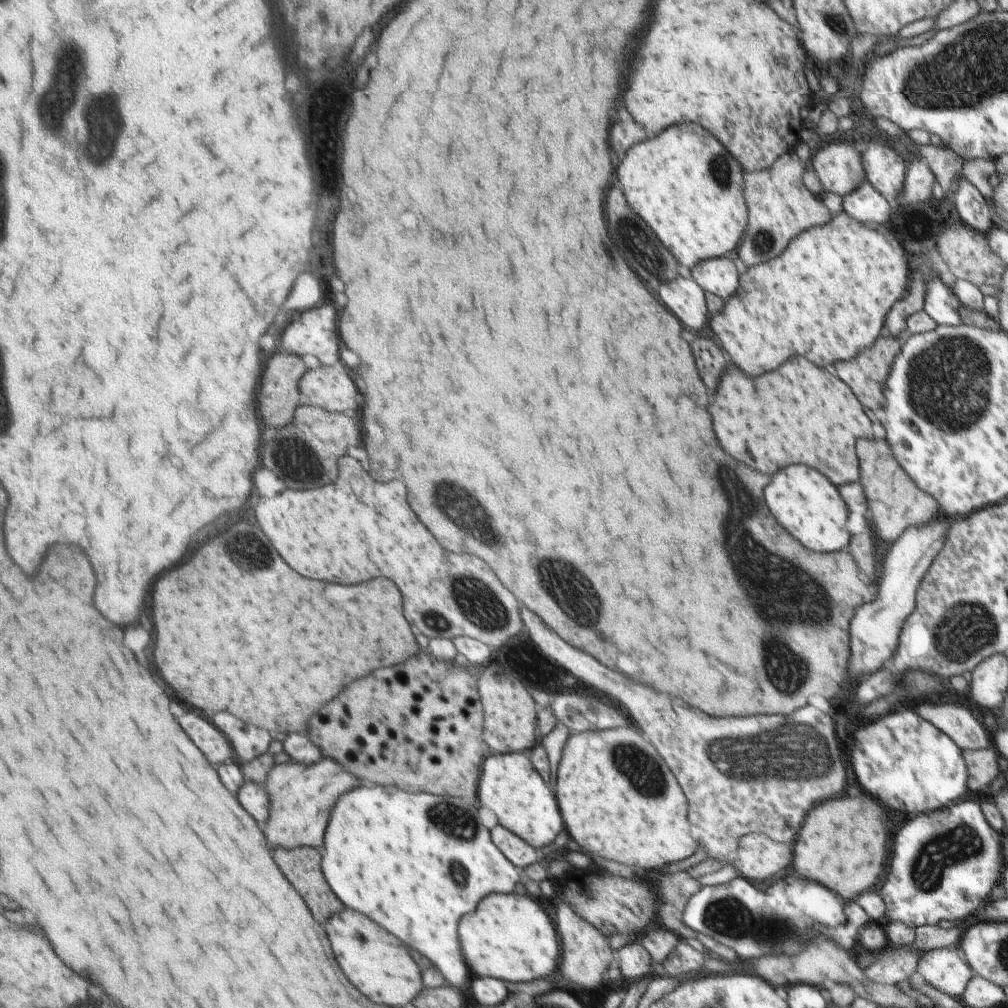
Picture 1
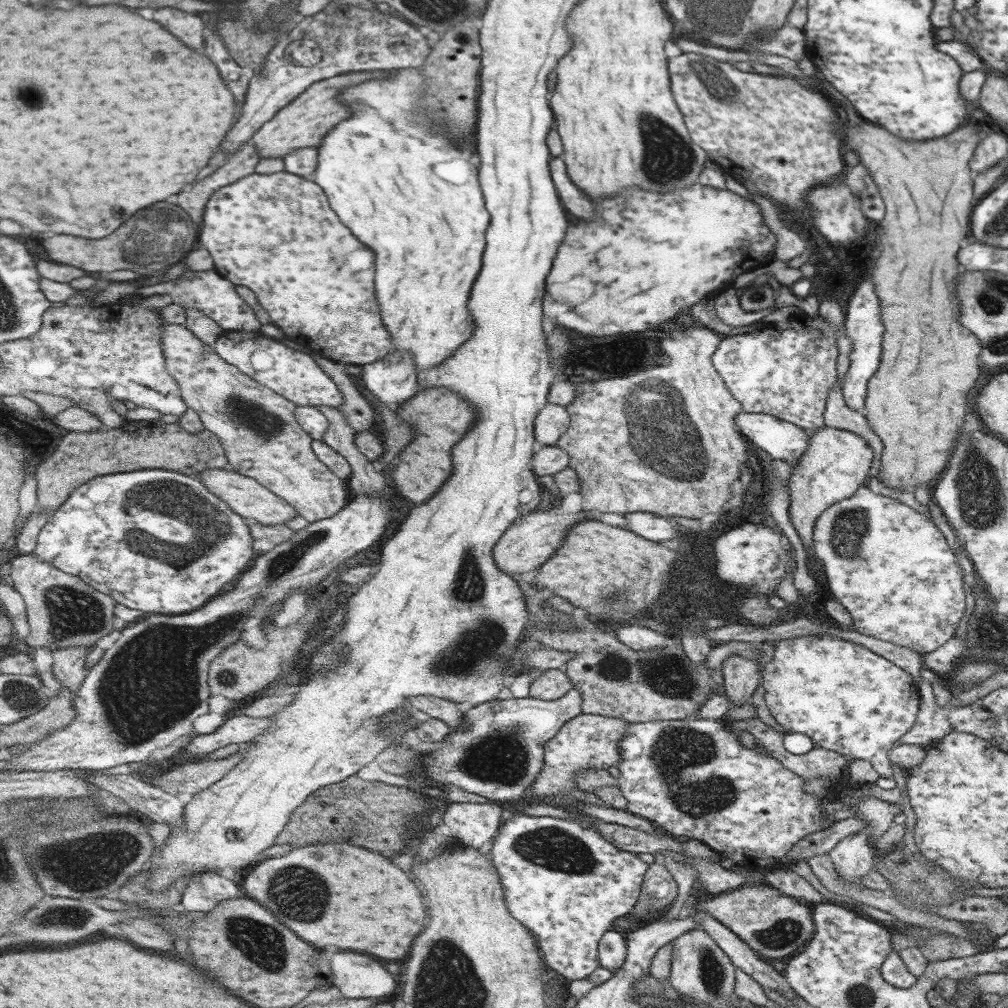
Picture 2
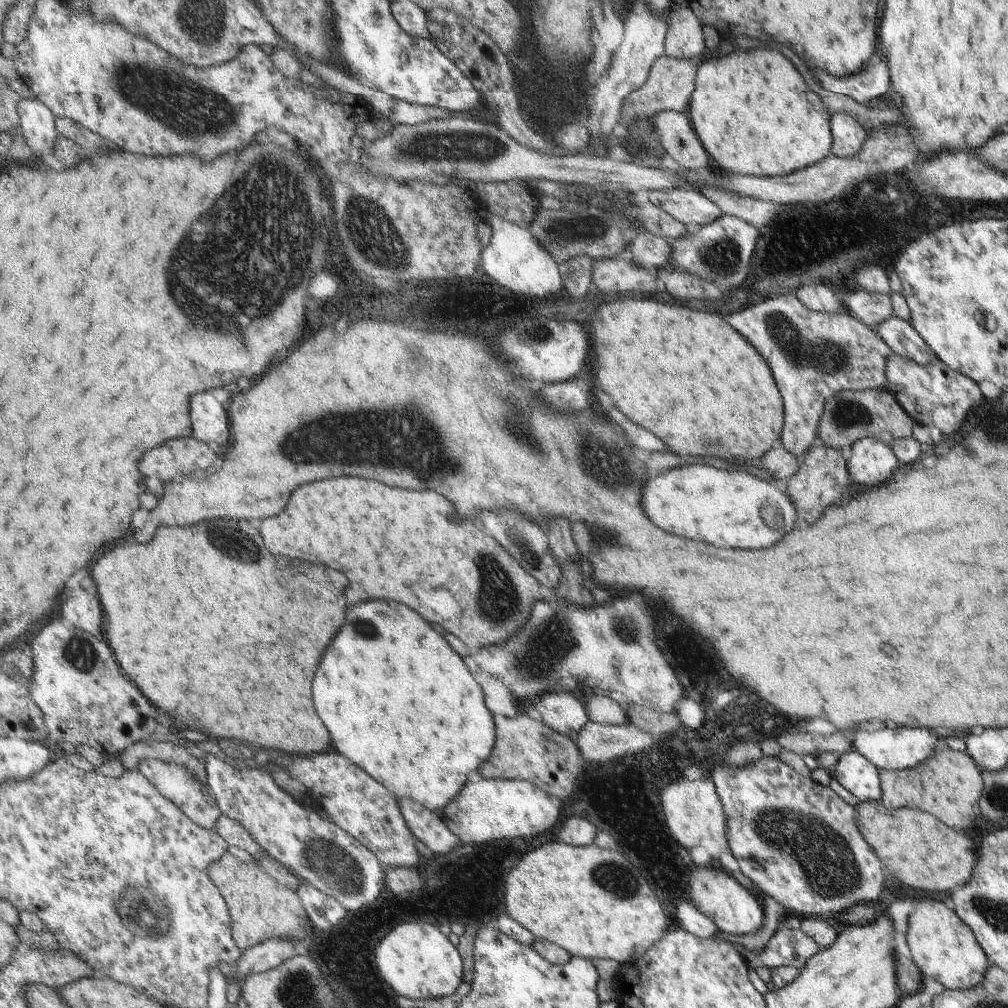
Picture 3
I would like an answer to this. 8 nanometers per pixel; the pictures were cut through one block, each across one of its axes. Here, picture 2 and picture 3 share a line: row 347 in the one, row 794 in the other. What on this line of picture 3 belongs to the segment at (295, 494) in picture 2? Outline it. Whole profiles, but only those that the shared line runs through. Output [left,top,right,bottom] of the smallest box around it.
[137,757,224,830]

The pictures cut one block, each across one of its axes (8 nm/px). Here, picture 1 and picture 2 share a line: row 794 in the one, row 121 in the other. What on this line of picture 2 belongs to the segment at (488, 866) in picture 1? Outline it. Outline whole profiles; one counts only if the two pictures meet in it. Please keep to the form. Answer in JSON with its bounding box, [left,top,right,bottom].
[312,66,489,371]

